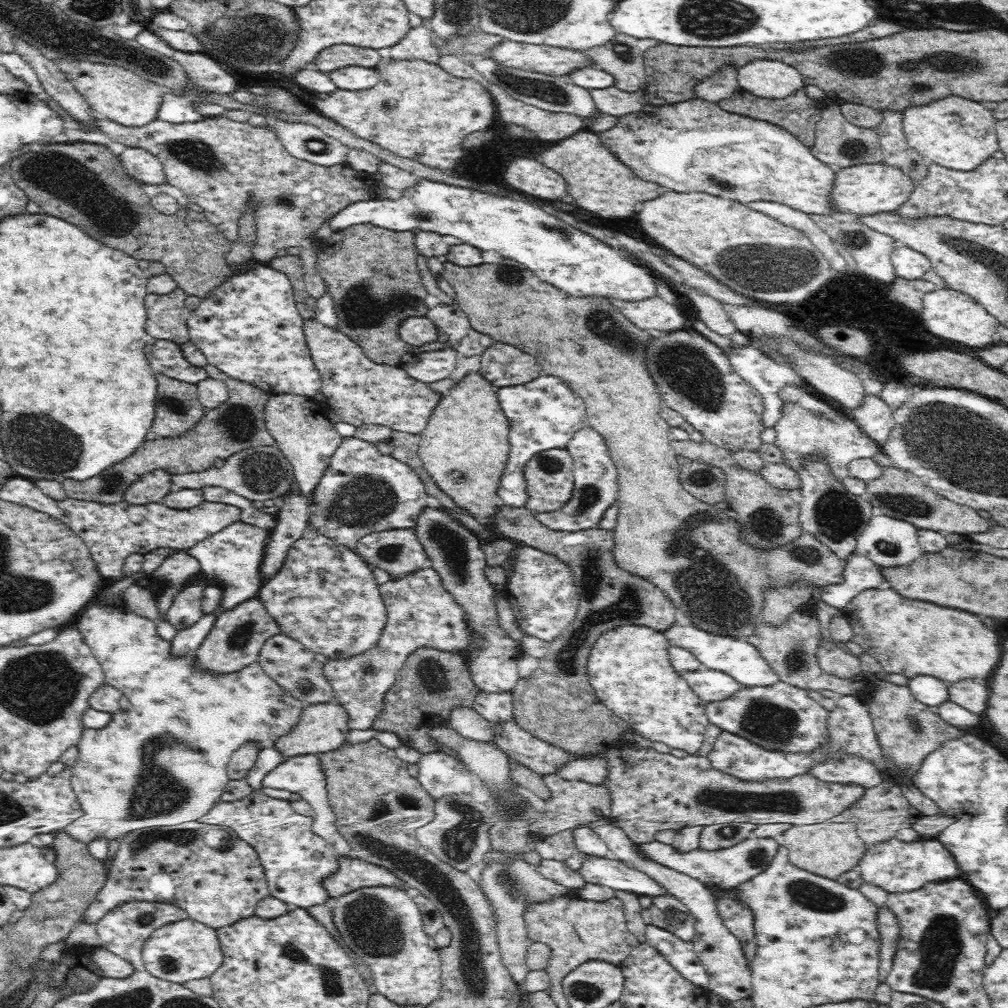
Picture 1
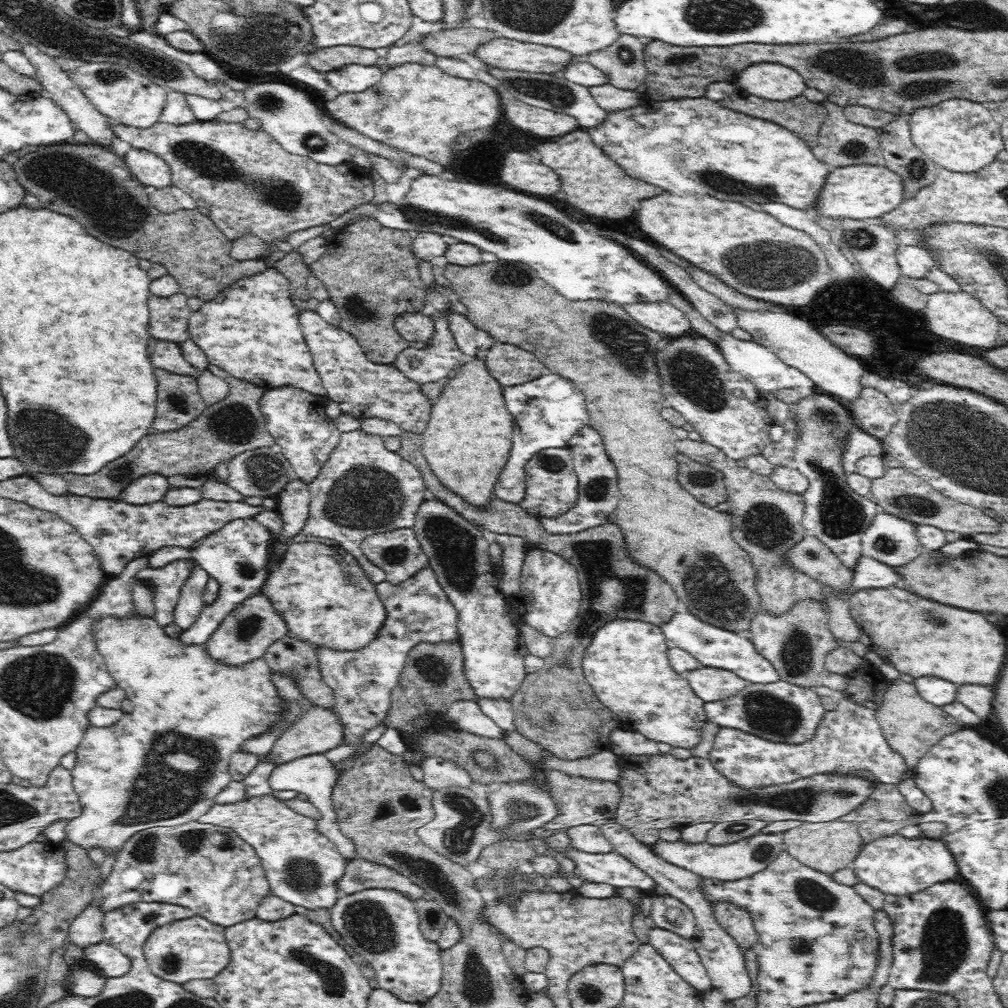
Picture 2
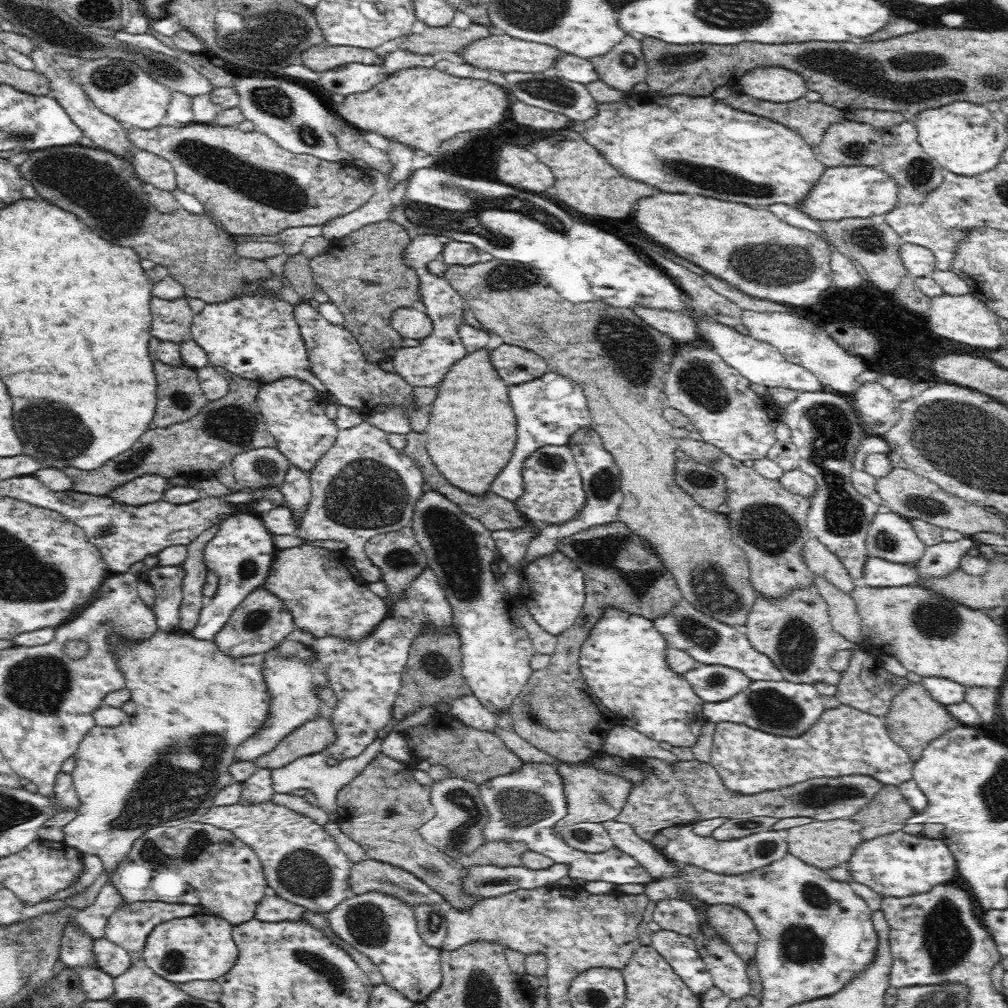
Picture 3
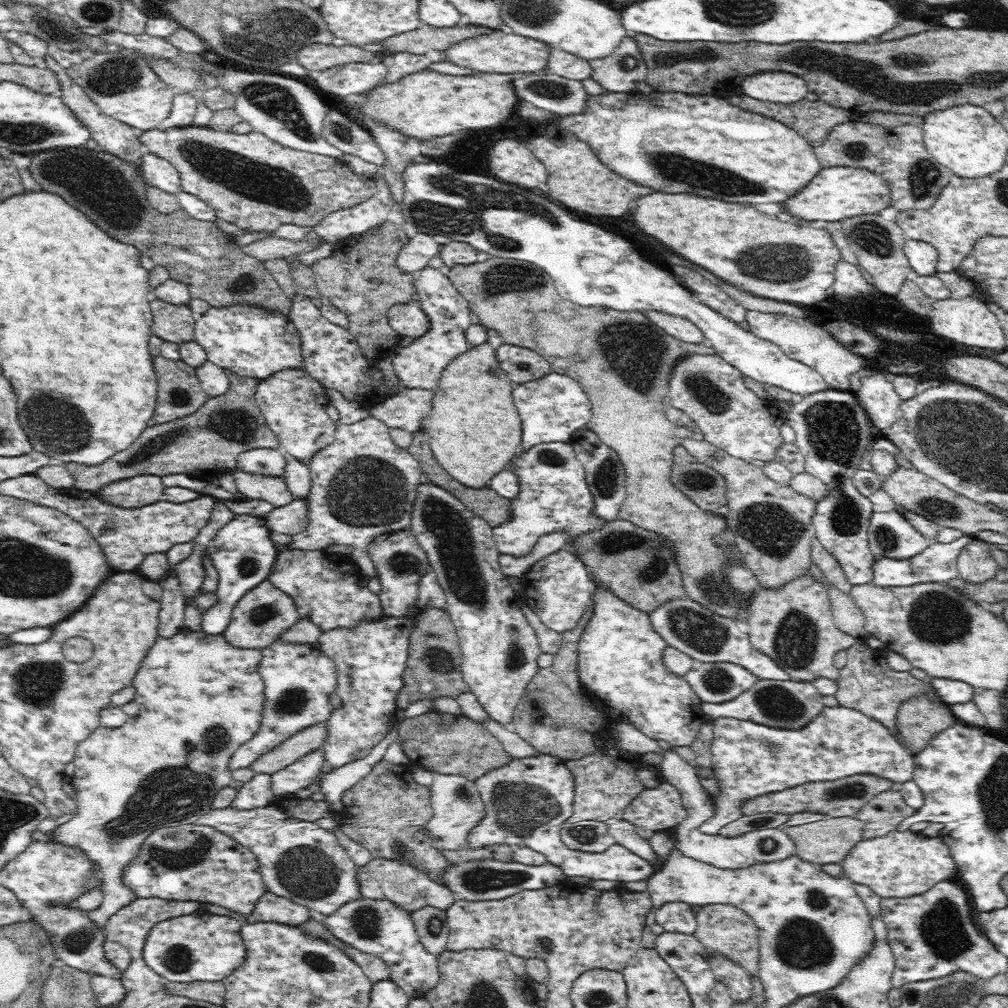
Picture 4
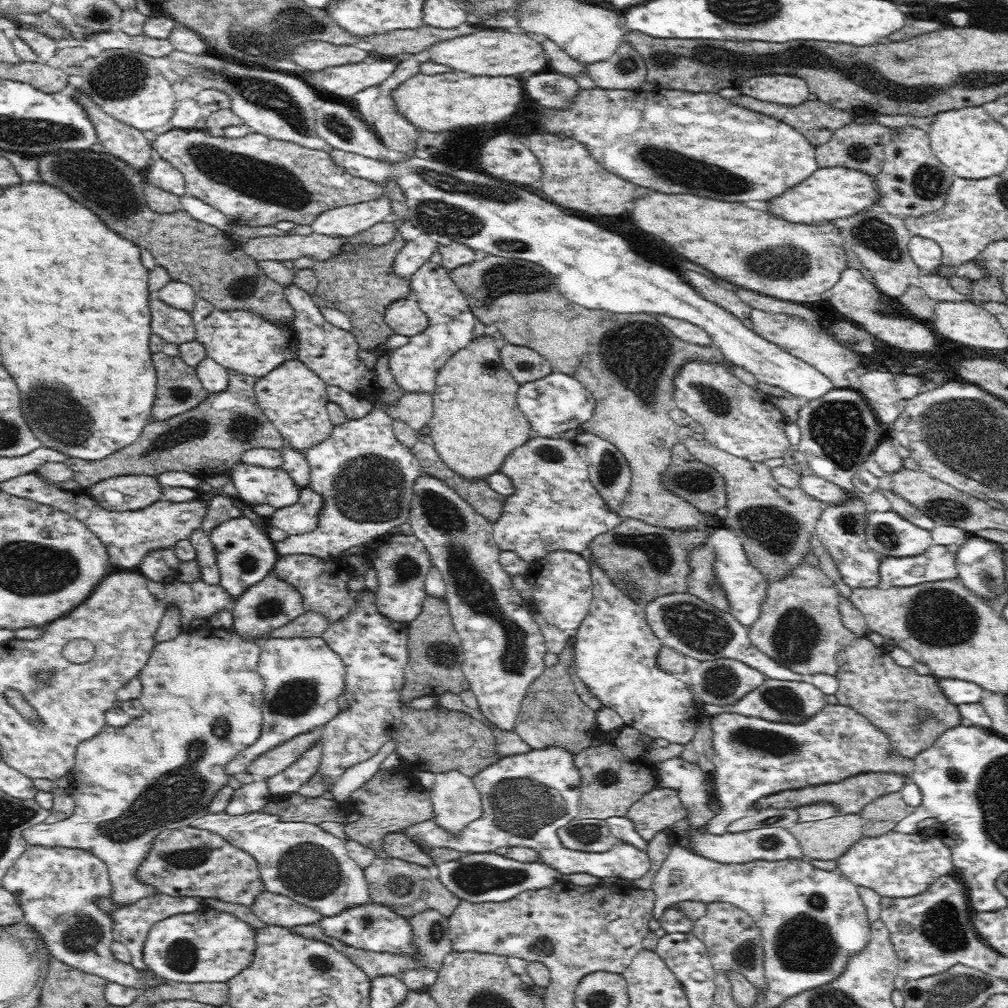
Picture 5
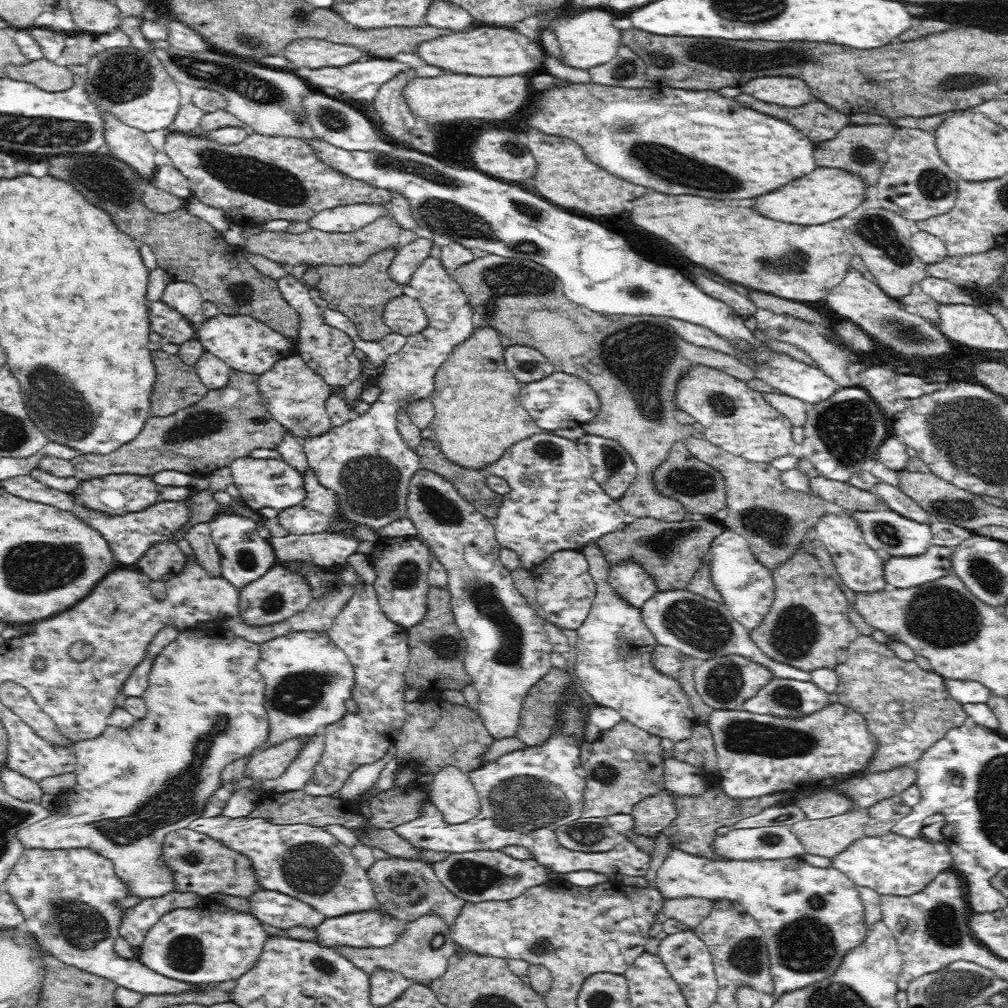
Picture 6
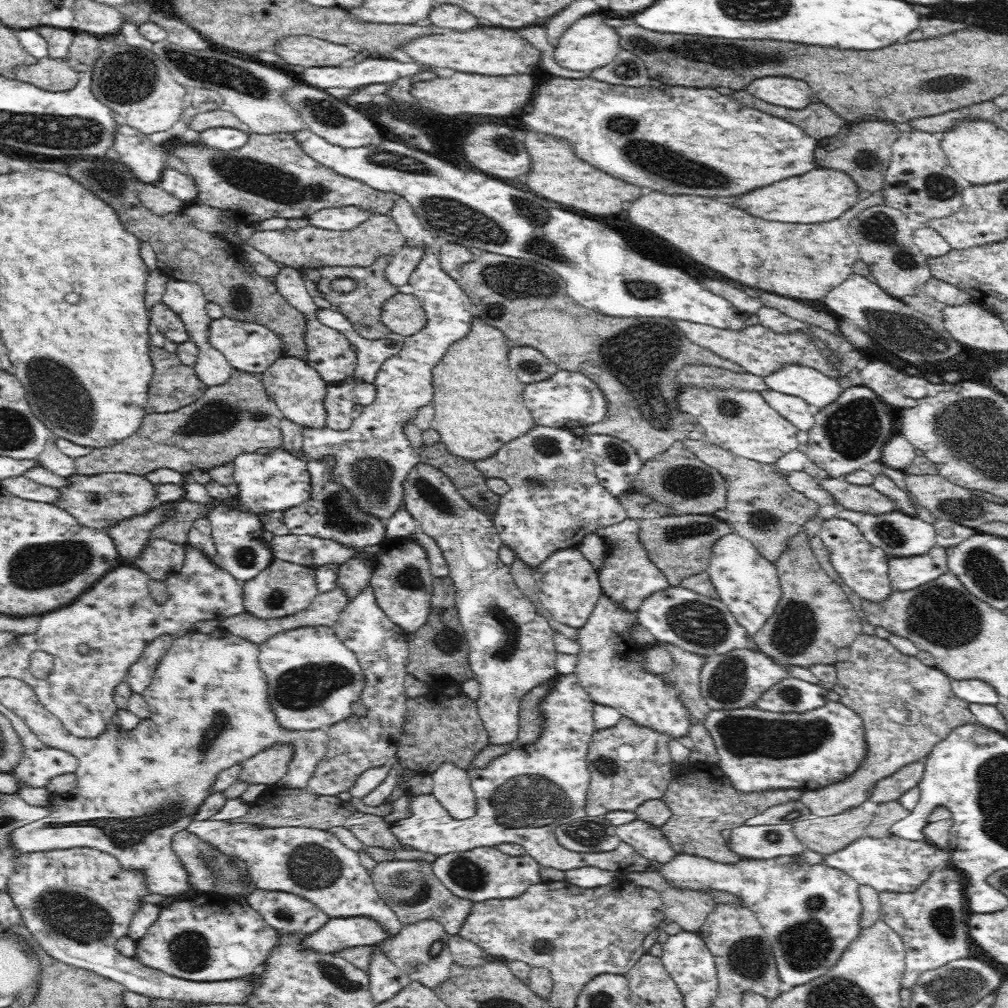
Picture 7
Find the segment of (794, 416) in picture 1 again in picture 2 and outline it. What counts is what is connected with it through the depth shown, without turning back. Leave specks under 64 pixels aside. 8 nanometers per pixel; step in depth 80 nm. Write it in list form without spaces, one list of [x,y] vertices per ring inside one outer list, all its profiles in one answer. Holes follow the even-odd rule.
[[[860,428],[850,429],[842,441],[841,460],[845,474],[855,472],[856,463],[863,456],[885,456],[883,441]]]

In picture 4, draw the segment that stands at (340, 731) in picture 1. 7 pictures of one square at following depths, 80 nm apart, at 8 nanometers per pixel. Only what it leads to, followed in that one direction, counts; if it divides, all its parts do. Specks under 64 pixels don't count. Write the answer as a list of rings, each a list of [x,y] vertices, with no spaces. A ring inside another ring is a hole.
[[[325,723],[312,725],[293,734],[282,744],[260,756],[249,767],[255,774],[273,775],[302,759],[310,752],[320,749],[324,740],[327,739],[327,734],[327,725]]]

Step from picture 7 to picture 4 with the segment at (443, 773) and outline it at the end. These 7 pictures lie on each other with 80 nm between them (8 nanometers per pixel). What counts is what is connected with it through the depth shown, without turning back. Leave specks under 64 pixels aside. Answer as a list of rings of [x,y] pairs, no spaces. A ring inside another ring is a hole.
[[[433,772],[433,784],[429,787],[429,793],[434,816],[425,824],[424,829],[431,839],[431,846],[446,850],[468,849],[467,841],[470,839],[471,829],[486,816],[485,804],[475,781],[459,774]]]

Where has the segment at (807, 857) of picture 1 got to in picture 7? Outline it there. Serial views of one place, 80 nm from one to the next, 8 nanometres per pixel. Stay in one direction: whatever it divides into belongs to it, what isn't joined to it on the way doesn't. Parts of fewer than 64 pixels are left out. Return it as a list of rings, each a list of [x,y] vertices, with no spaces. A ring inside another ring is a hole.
[[[860,806],[848,808],[832,816],[812,816],[810,819],[793,822],[793,831],[797,839],[804,846],[821,855],[832,855],[834,852],[846,848],[859,838],[866,837],[866,827],[871,823],[872,814],[864,811]]]

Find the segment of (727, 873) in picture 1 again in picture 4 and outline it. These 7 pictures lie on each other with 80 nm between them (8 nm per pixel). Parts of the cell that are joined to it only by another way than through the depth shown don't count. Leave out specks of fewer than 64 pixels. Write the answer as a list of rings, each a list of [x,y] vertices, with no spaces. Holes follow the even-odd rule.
[[[680,823],[676,827],[677,836],[674,842],[674,850],[690,859],[700,860],[702,863],[712,864],[718,868],[746,868],[752,864],[772,863],[776,860],[784,860],[785,857],[797,854],[793,840],[781,828],[754,829],[752,832],[740,834],[740,836],[709,835],[700,832],[700,829],[692,830]]]

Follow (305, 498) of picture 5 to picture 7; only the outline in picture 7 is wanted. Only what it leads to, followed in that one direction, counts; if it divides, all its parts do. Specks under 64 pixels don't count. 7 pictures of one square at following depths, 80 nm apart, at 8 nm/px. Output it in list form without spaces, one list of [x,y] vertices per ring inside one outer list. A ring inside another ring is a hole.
[[[324,456],[321,460],[312,460],[307,464],[311,476],[311,492],[307,501],[284,511],[283,522],[291,534],[308,535],[323,540],[332,540],[352,550],[363,551],[365,547],[381,545],[386,540],[387,521],[380,520],[370,513],[364,513],[357,506],[353,494],[332,479],[336,456]]]

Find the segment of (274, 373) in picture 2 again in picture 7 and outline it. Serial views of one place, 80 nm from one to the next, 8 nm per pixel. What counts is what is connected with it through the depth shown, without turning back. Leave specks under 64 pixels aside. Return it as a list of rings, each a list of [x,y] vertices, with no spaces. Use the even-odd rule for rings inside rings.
[[[228,317],[212,319],[208,328],[208,343],[228,359],[228,362],[238,371],[263,373],[271,364],[282,357],[283,348],[280,336],[272,329],[250,321],[231,320]]]

